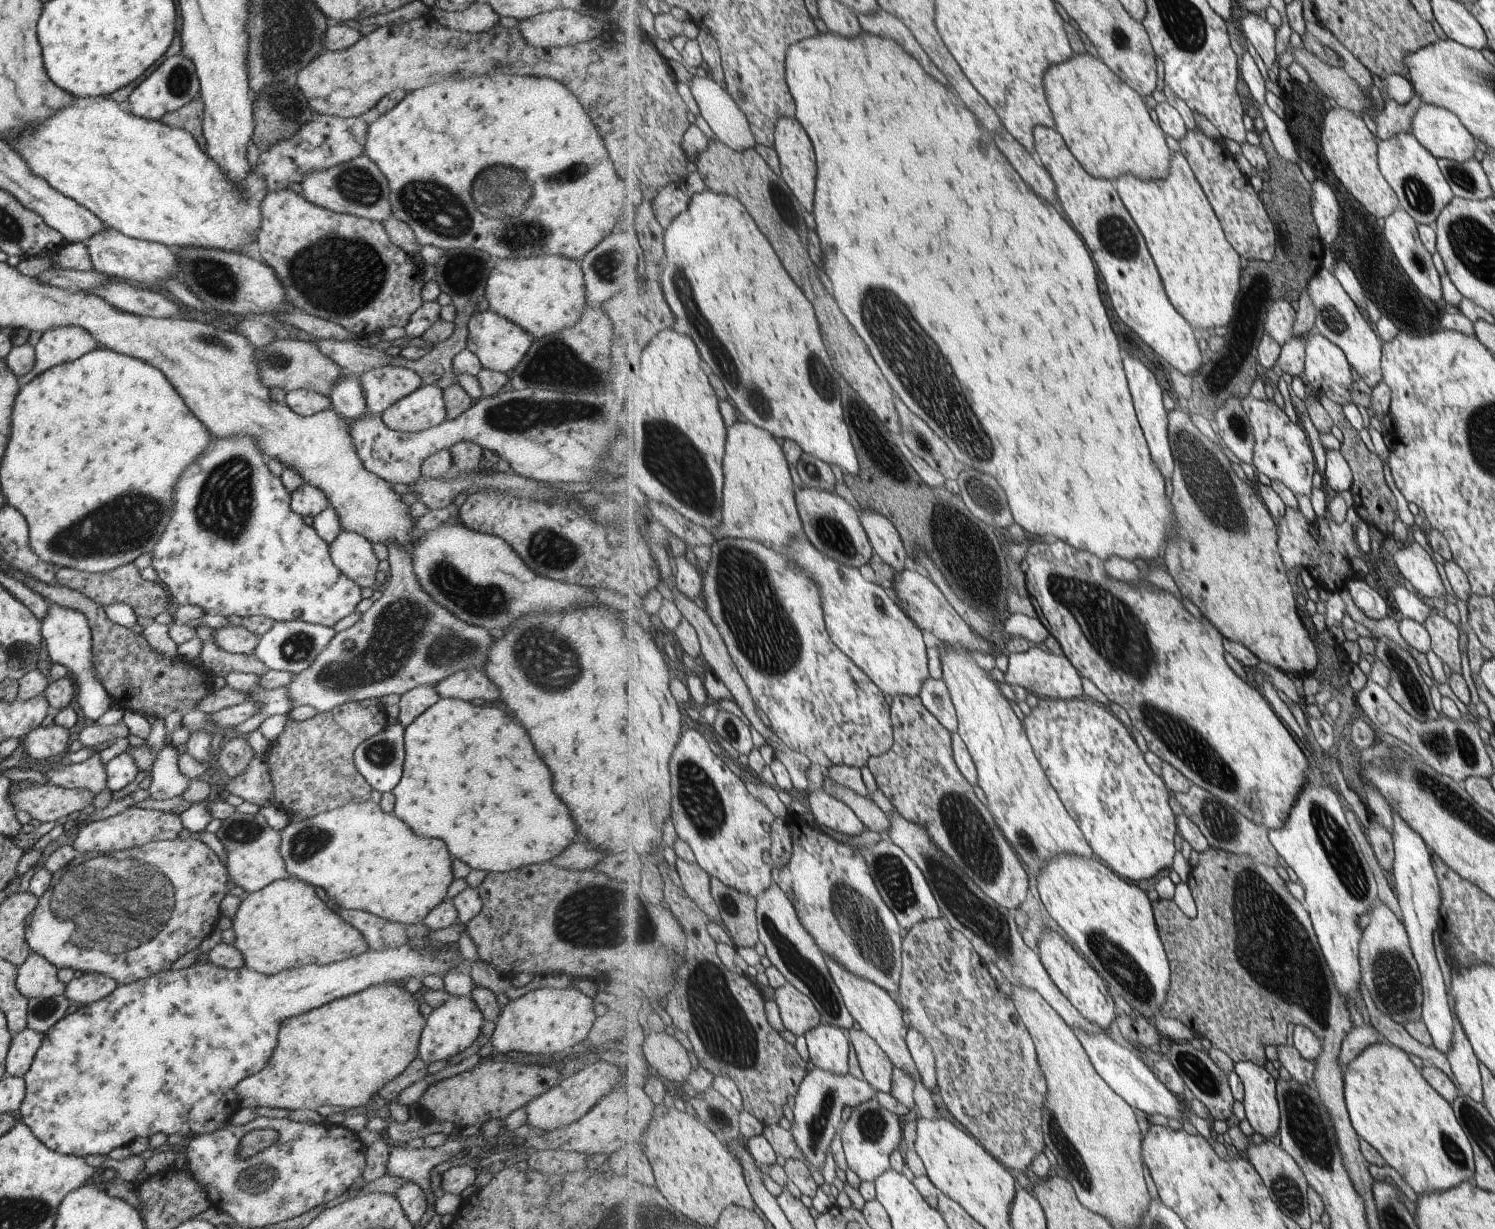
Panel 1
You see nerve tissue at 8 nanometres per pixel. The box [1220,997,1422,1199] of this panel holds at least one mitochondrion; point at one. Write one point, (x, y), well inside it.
(1309, 1125)

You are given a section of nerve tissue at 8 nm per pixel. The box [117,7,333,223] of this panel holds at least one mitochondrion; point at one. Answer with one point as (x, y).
(179, 83)

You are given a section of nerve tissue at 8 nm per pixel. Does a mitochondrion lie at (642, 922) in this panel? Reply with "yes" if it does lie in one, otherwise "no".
yes

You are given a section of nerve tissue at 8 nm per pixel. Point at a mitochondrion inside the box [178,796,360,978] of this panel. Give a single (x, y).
(310, 841)

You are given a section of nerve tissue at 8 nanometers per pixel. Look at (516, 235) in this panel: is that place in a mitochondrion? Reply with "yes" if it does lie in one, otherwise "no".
yes

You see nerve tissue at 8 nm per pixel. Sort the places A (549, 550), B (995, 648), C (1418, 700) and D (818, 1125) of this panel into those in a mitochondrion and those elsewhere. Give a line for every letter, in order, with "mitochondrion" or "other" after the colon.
A: mitochondrion
B: other
C: mitochondrion
D: mitochondrion

